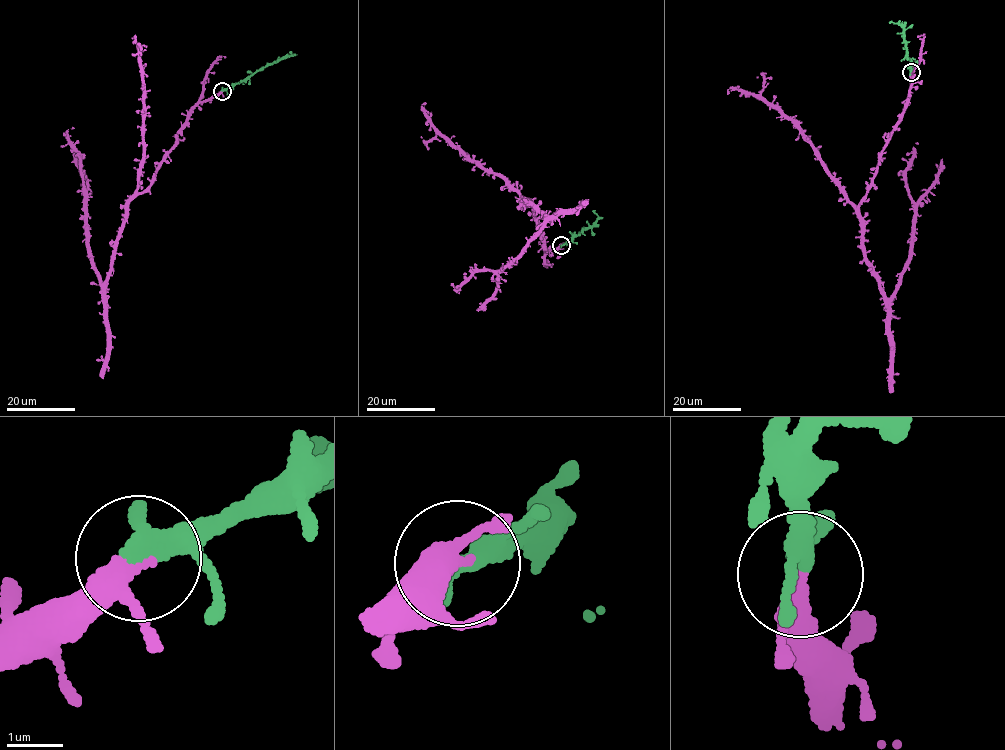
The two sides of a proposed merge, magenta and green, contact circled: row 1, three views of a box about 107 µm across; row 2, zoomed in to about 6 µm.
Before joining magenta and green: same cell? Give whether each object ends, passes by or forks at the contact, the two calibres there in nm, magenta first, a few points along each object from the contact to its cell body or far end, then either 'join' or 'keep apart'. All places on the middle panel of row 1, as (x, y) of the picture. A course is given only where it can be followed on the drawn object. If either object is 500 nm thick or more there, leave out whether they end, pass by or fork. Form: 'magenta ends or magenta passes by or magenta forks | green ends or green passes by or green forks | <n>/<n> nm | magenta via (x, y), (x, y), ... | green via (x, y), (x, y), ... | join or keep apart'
magenta passes by | green passes by | 320/320 nm | magenta via (562, 245), (544, 246), (524, 198), (543, 211), (539, 231), (521, 254), (474, 273), (460, 291) | green via (562, 245), (590, 228), (598, 217), (593, 210) | join

